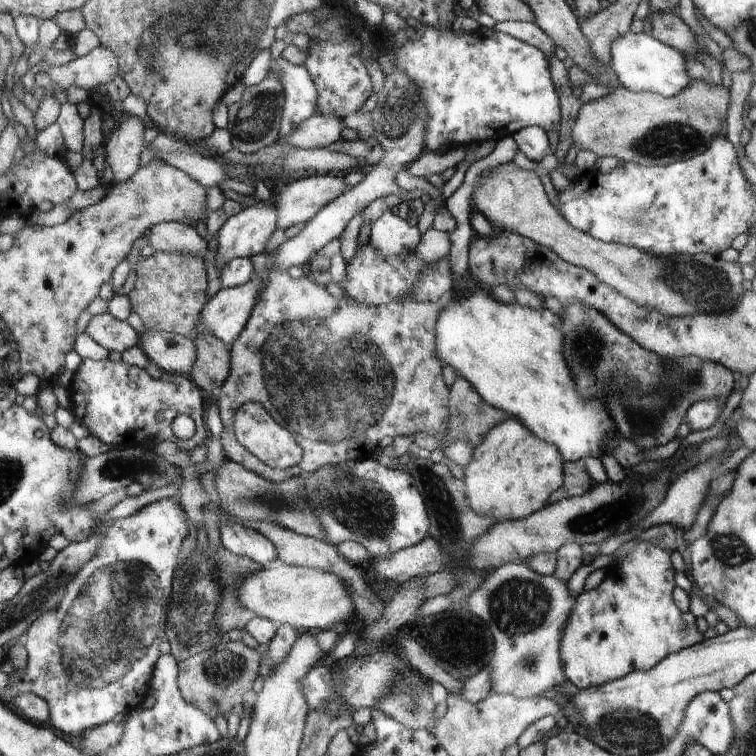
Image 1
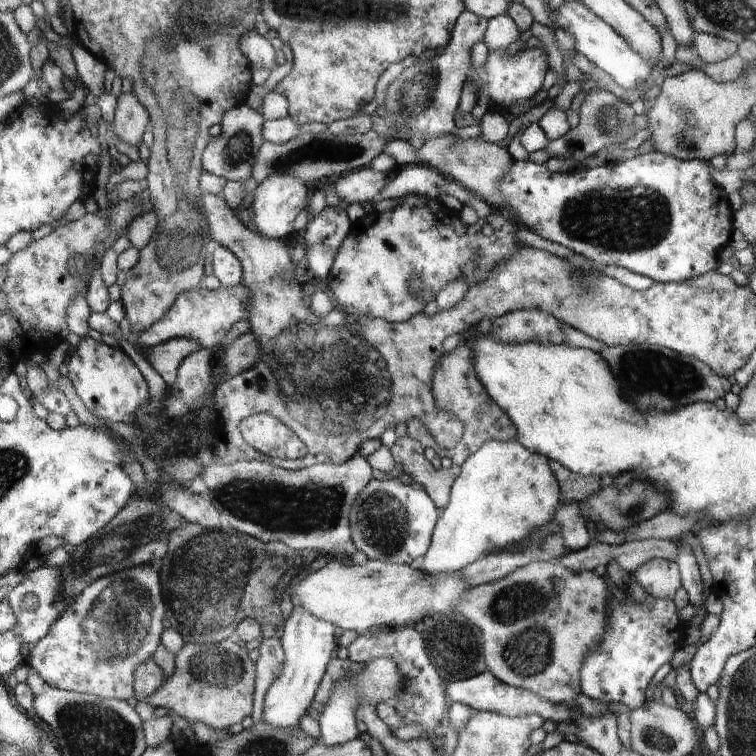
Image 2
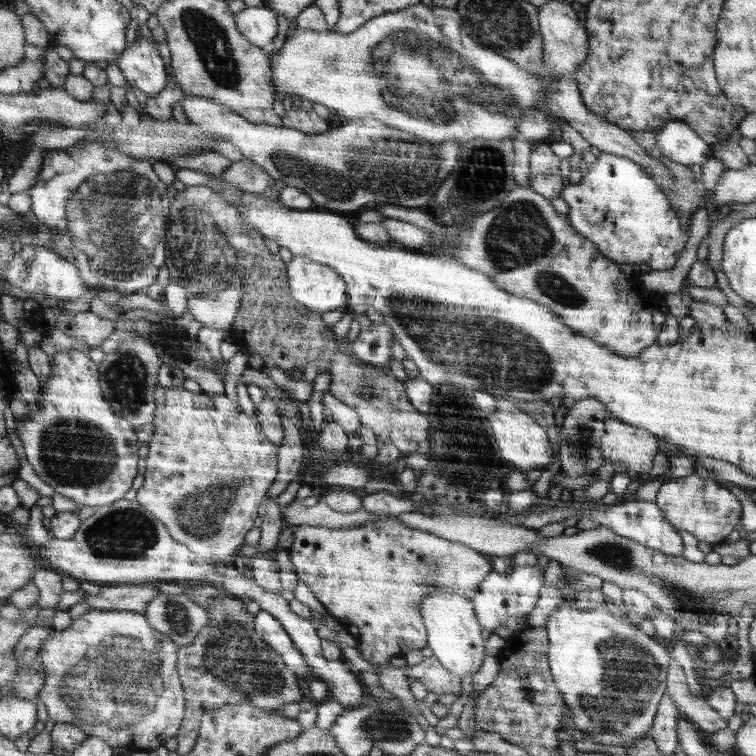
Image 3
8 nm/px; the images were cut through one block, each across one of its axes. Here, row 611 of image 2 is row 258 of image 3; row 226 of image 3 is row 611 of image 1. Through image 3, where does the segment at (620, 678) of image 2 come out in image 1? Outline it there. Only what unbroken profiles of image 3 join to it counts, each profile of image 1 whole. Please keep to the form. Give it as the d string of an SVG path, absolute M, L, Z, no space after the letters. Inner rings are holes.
M638 542L616 568L607 572L606 578L598 588L590 592L584 591L575 598L575 608L572 608L559 655L564 676L578 690L592 684L596 686L607 684L636 670L648 671L669 655L702 642L702 636L694 622L695 614L692 612L682 614L682 610L676 606L674 568L668 552L672 550L660 548L650 542Z

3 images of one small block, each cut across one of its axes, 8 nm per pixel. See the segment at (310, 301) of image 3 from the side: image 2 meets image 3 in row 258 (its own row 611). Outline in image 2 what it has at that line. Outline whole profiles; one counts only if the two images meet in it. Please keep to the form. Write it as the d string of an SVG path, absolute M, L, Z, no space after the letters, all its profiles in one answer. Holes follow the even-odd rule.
M293 607L287 618L281 645L285 661L281 673L269 686L264 699L263 720L273 727L289 730L299 727L298 720L307 714L314 702L315 692L326 674L328 663L336 653L338 640L334 638L336 626L311 613L304 607Z

